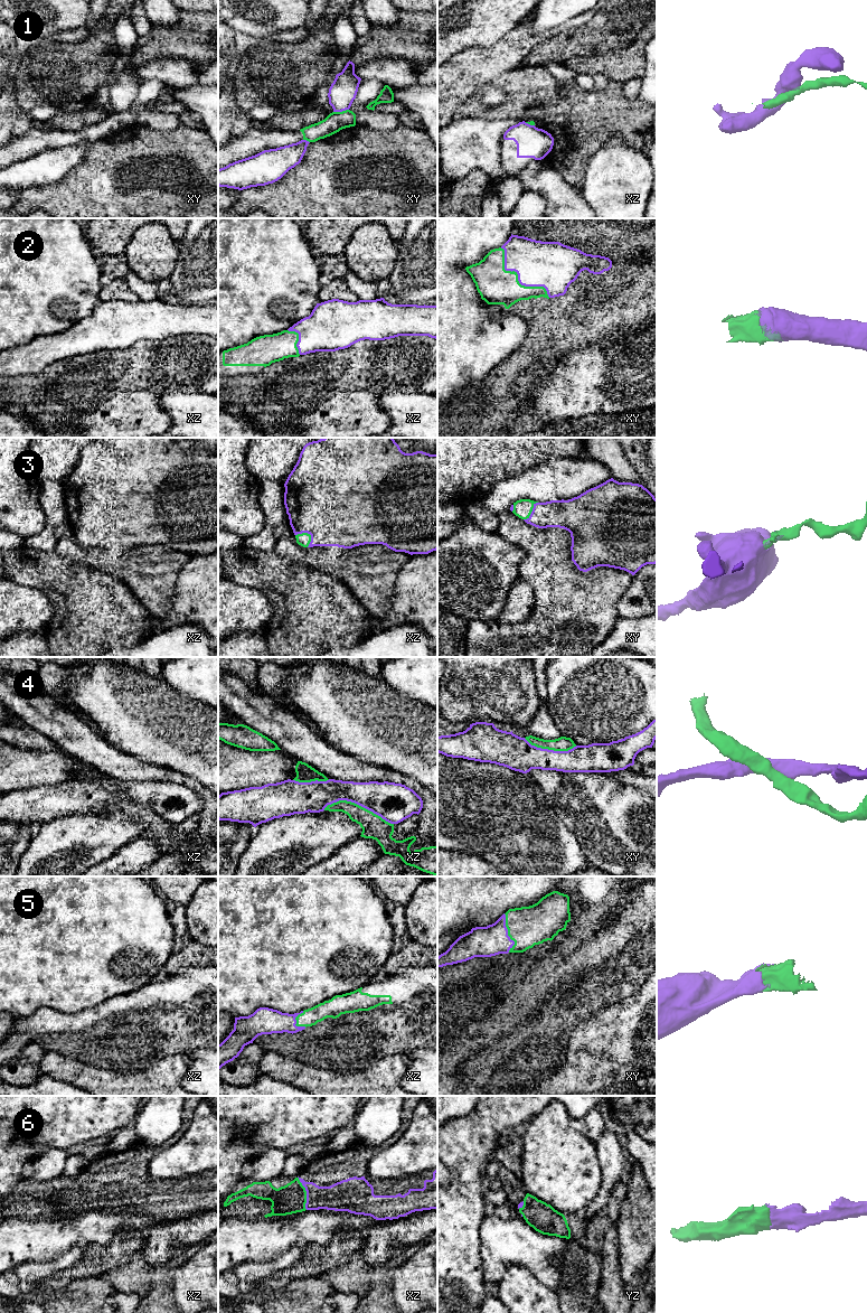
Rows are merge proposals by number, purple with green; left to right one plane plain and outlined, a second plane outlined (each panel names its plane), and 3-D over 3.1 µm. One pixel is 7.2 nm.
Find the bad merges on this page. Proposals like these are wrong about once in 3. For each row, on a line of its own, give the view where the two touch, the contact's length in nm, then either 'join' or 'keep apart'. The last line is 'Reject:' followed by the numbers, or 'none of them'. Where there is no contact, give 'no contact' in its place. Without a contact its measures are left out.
1: meets purple in xy; contact 110 nm long; keep apart
2: meets purple in xy; contact 500 nm long; join
3: meets purple in xz; contact 130 nm long; join
4: meets purple in xz; contact 500 nm long; keep apart
5: meets purple in xy; contact 280 nm long; join
6: meets purple in xz; contact 240 nm long; join
Reject: 1, 4

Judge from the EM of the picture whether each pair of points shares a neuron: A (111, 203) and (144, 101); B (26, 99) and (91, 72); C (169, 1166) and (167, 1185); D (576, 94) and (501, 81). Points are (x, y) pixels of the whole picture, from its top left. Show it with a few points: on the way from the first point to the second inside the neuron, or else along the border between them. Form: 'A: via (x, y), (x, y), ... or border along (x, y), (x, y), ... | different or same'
A: border along (137, 124), (162, 131) | different
B: via (41, 86), (54, 75), (75, 72) | same
C: border along (149, 1173), (163, 1179), (181, 1179), (194, 1174) | different
D: via (557, 102), (538, 101), (520, 85) | same

